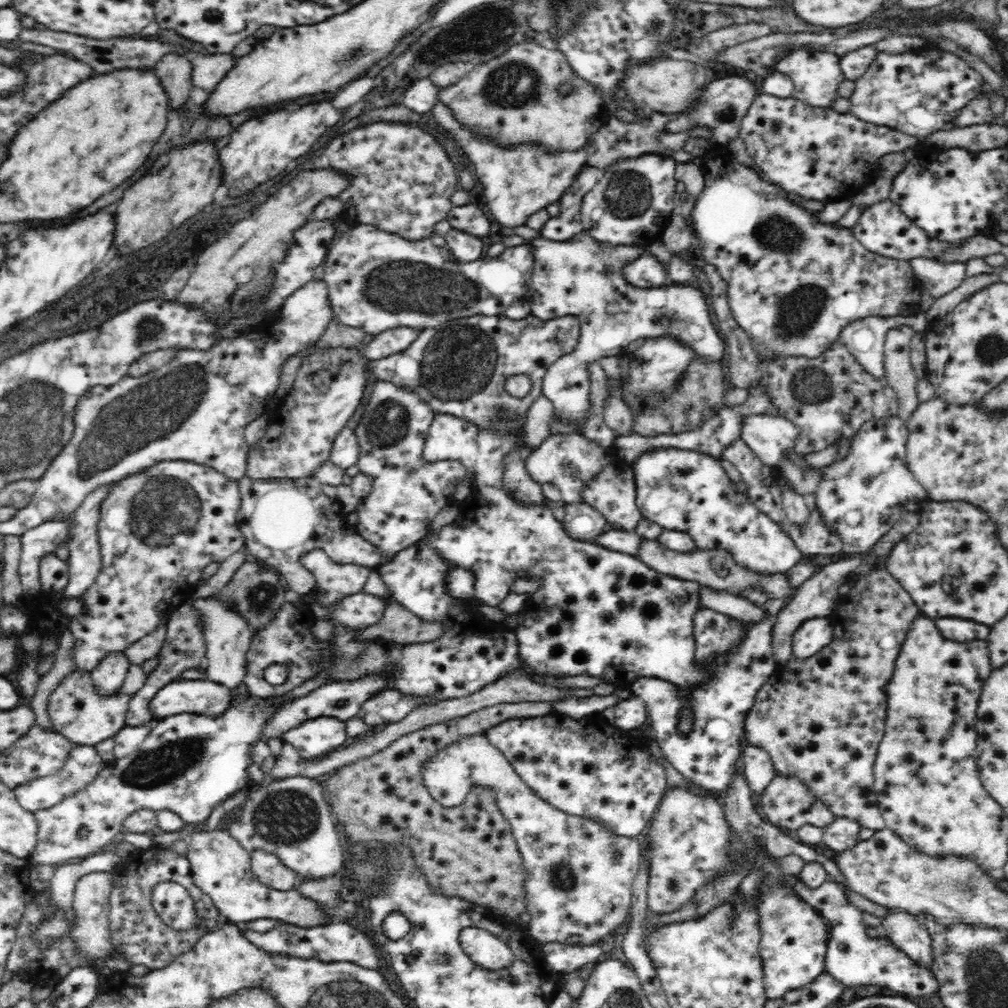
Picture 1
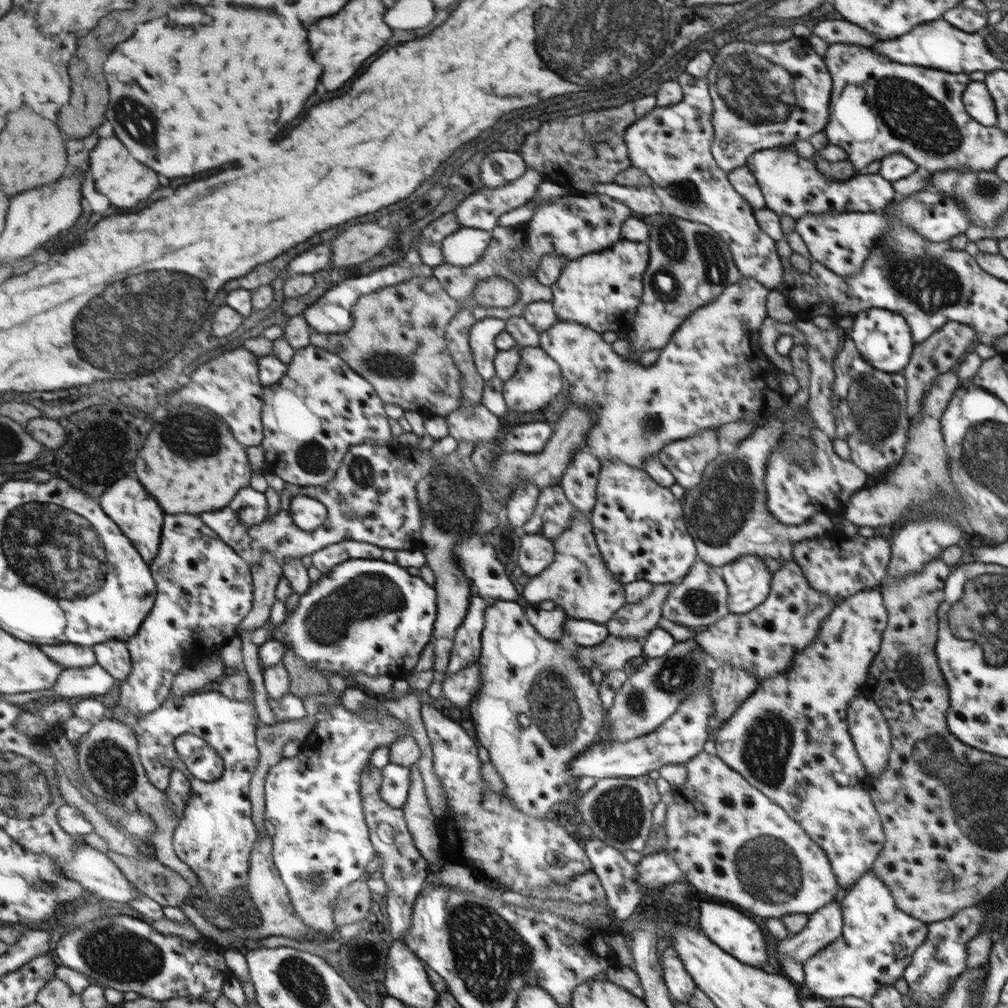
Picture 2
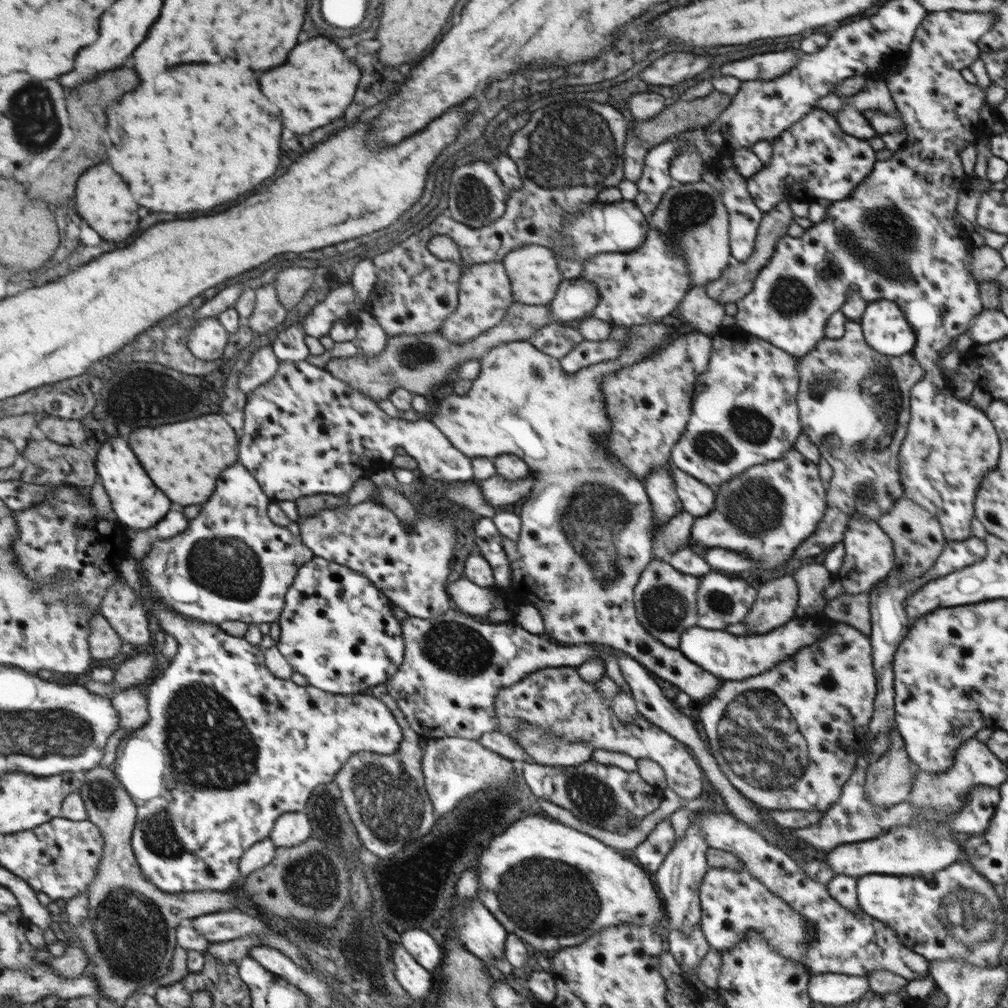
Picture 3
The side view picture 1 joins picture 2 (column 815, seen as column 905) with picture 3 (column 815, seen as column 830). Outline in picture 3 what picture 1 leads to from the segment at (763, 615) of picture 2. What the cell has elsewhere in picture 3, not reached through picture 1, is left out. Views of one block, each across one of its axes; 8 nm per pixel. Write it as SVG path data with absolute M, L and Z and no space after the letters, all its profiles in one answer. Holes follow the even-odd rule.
M828 621L828 632L824 638L808 646L800 648L798 652L786 657L767 671L749 676L742 680L722 680L721 689L707 701L692 709L694 716L700 720L705 728L712 754L715 756L722 772L728 780L748 799L758 804L762 809L795 810L814 812L828 810L842 797L844 786L854 773L854 764L858 750L863 750L865 737L869 732L869 725L876 713L876 683L874 676L872 640L860 633L856 628L848 626L846 622Z

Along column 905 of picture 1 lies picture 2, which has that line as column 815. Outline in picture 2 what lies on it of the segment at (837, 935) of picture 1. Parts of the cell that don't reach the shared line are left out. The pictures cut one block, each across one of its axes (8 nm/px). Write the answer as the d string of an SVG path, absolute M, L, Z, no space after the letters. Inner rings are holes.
M870 869L841 900L845 915L842 936L806 959L804 984L822 999L858 997L870 1000L880 985L894 985L908 968L915 949L927 940L929 925L900 910L890 889Z

